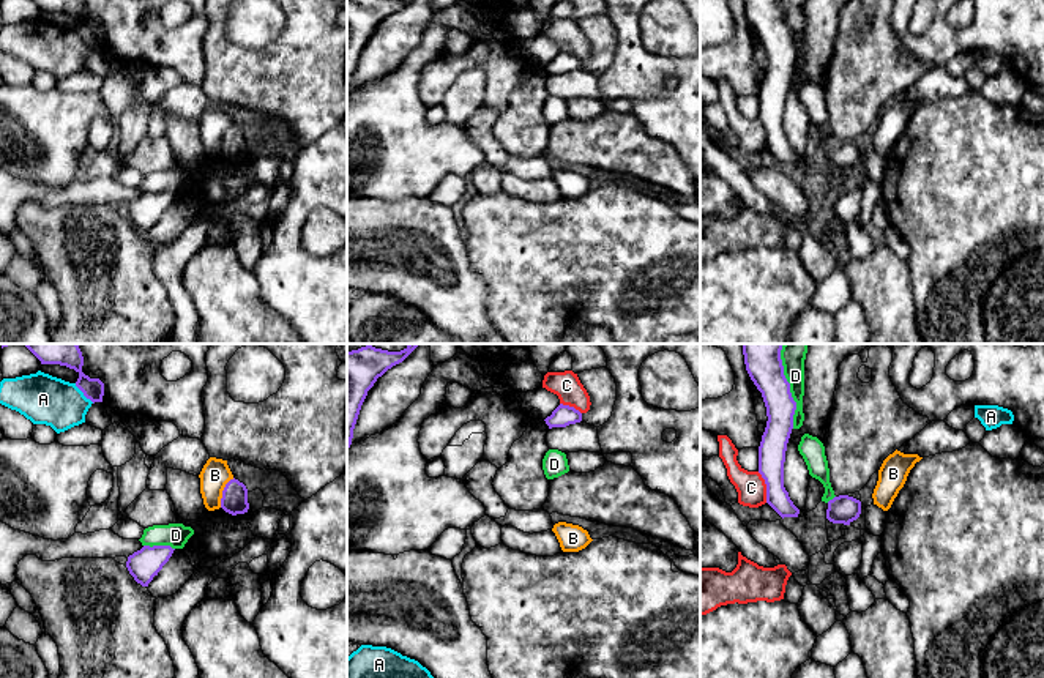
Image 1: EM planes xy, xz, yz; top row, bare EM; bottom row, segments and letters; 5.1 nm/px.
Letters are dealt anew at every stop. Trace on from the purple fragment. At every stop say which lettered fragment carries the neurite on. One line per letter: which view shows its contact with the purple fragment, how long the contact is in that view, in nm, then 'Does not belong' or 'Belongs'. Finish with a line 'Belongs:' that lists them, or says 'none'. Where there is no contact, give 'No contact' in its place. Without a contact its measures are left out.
A: Touches purple in xy. Shared border 140 nm. Does not belong
B: Touches purple in xy. Shared border 170 nm. Does not belong
C: Touches purple in yz. Shared border 170 nm. Does not belong
D: Touches purple in yz. Shared border 440 nm. Does not belong
Belongs: none

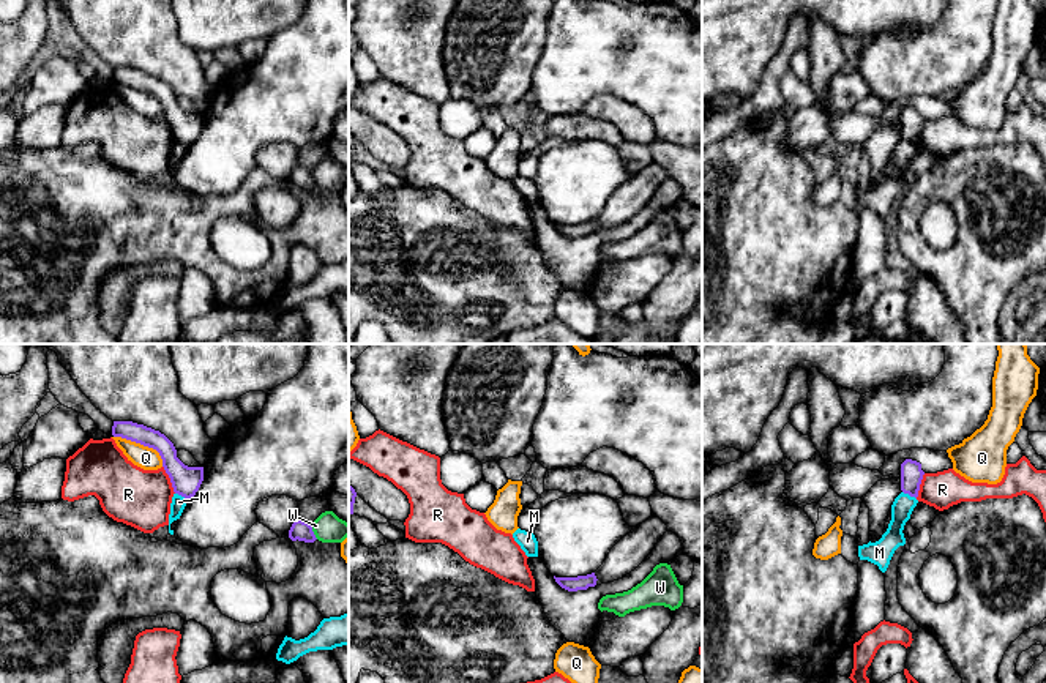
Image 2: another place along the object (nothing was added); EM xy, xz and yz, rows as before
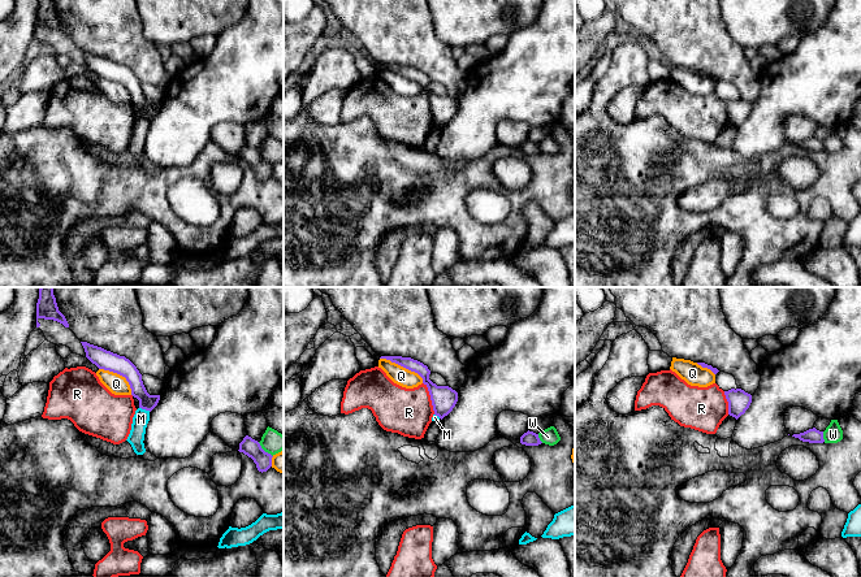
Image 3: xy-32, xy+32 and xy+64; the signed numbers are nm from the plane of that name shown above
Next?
M: Touches purple in yz. Shared border 80 nm. Does not belong
Q: Touches purple in xy. Shared border 300 nm. Does not belong
R: Touches purple in xy. Shared border 160 nm. Does not belong
W: Touches purple in xy. Shared border 90 nm. Does not belong
Belongs: none

